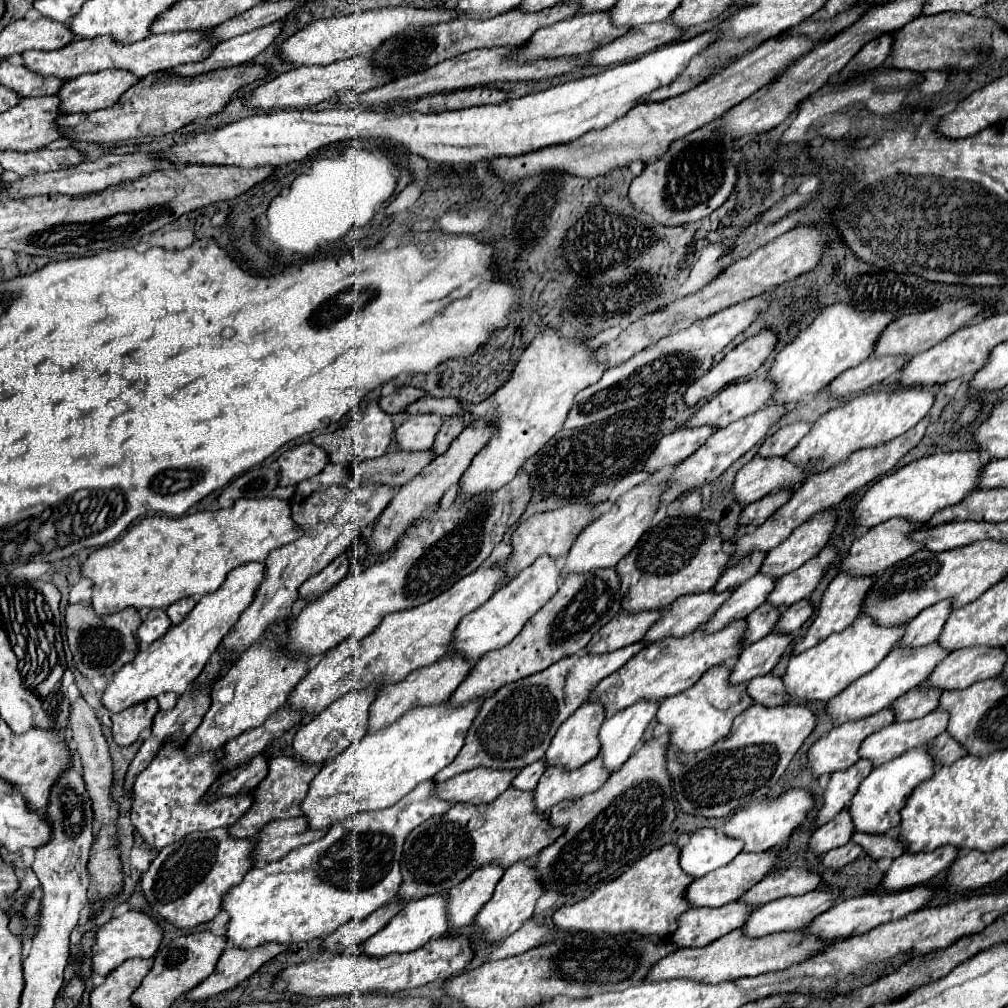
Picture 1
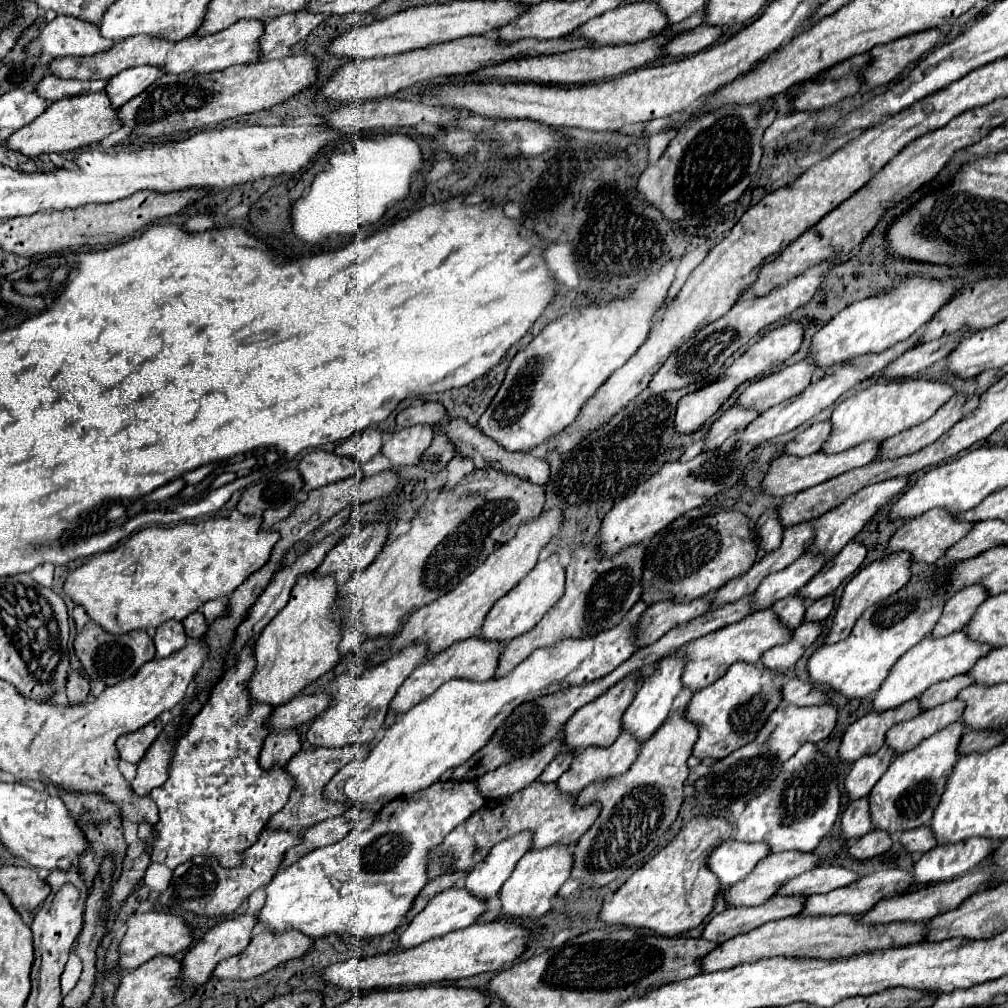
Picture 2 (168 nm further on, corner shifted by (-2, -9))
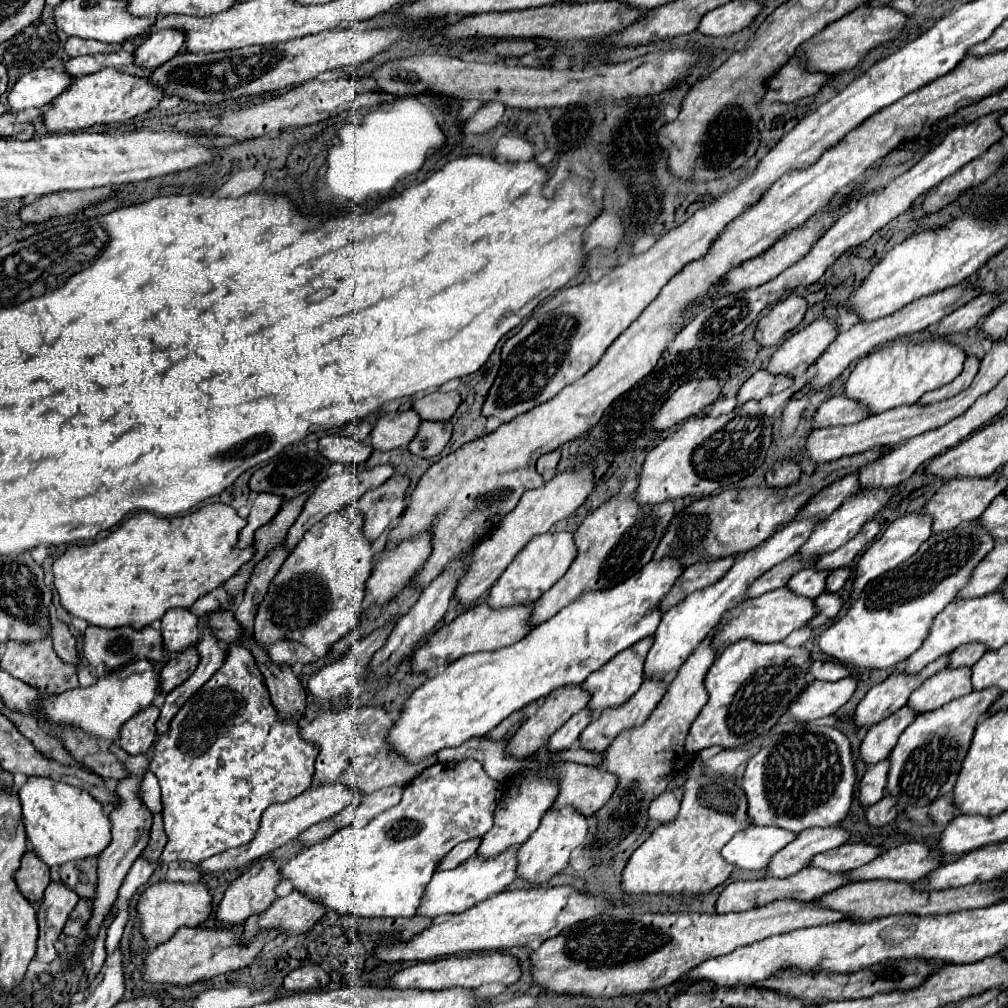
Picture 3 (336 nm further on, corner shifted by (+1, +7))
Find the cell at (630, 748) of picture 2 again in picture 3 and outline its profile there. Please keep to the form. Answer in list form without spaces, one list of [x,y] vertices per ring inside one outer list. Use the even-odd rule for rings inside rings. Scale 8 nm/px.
[[[644,680],[640,690],[624,702],[624,706],[606,708],[598,718],[592,720],[580,734],[580,746],[594,752],[604,752],[610,742],[628,728],[640,726],[648,714],[662,700],[668,684],[656,684],[656,680]]]

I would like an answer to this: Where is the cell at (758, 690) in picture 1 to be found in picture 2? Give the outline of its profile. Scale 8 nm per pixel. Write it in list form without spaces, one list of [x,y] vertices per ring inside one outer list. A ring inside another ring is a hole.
[[[801,680],[785,682],[781,686],[781,698],[785,704],[791,704],[791,706],[815,706],[815,704],[827,702],[827,696],[821,690]]]

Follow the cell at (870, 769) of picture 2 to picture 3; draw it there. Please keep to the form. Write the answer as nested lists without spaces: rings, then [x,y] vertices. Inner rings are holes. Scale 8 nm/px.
[[[904,706],[904,708],[896,710],[892,716],[888,716],[886,720],[874,724],[868,730],[866,738],[862,740],[860,758],[866,764],[876,764],[876,762],[884,760],[896,746],[900,734],[914,722],[914,718],[916,718],[916,710]]]

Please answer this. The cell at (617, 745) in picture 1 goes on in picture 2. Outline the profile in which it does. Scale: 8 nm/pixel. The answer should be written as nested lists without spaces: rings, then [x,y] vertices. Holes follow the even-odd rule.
[[[665,658],[661,662],[661,666],[643,682],[643,686],[637,690],[635,694],[635,700],[631,702],[631,706],[625,710],[623,718],[621,718],[621,728],[623,732],[633,732],[633,738],[643,744],[647,742],[655,730],[665,722],[669,710],[671,710],[671,704],[675,700],[675,696],[679,694],[679,690],[683,688],[681,686],[681,672],[683,672],[683,660],[679,658]]]

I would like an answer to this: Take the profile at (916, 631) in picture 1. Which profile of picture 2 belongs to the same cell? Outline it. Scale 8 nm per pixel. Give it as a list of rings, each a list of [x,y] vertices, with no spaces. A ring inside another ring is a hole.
[[[967,586],[961,592],[957,592],[955,596],[951,596],[943,608],[943,614],[939,618],[939,622],[935,624],[933,632],[929,632],[929,636],[935,638],[943,638],[949,632],[957,632],[963,630],[963,626],[969,622],[969,618],[973,616],[975,608],[987,600],[987,592],[981,586]]]

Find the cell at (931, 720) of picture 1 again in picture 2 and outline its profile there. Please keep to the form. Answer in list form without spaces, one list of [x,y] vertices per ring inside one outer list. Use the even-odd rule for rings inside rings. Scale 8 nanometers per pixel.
[[[955,698],[955,700],[945,702],[933,710],[921,712],[913,720],[899,722],[887,732],[885,746],[891,748],[895,754],[903,754],[909,748],[915,748],[925,738],[939,732],[941,728],[947,728],[949,724],[957,722],[961,718],[963,710],[965,710],[965,704]]]

